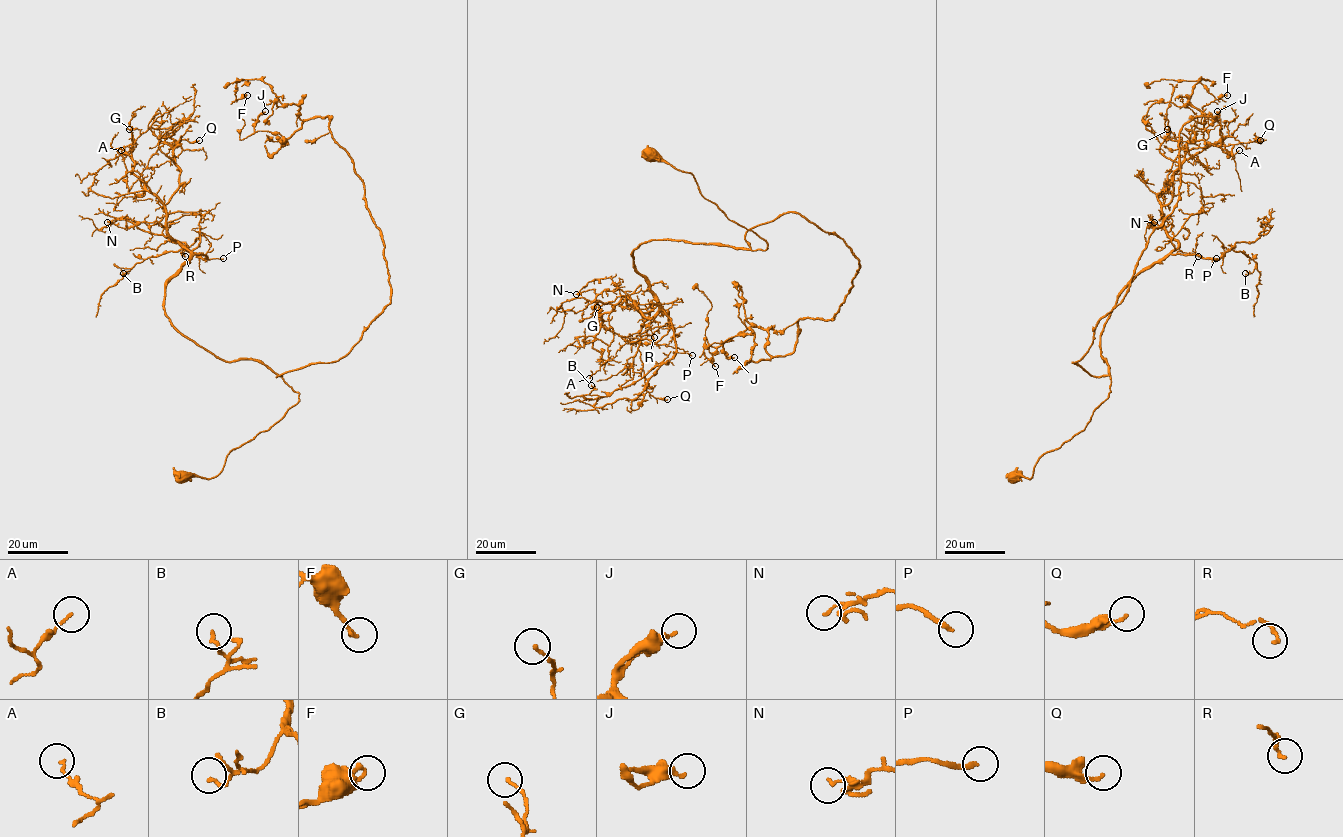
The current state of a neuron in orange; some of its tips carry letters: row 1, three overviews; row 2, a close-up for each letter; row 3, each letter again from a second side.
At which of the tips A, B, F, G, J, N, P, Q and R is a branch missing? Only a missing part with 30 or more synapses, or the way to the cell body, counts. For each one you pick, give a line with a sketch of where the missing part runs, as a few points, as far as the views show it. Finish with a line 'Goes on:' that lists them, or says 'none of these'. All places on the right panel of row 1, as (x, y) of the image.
Goes on: none of these

